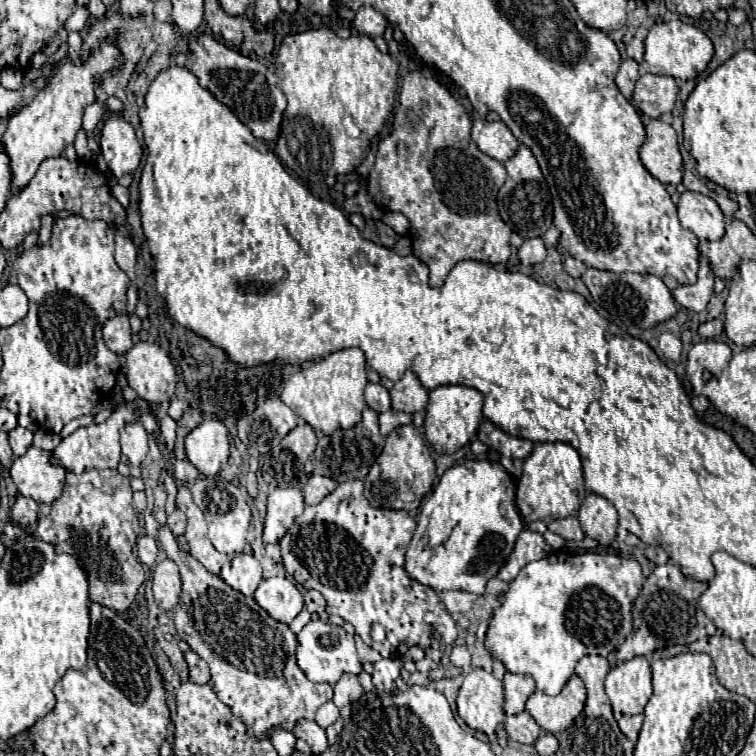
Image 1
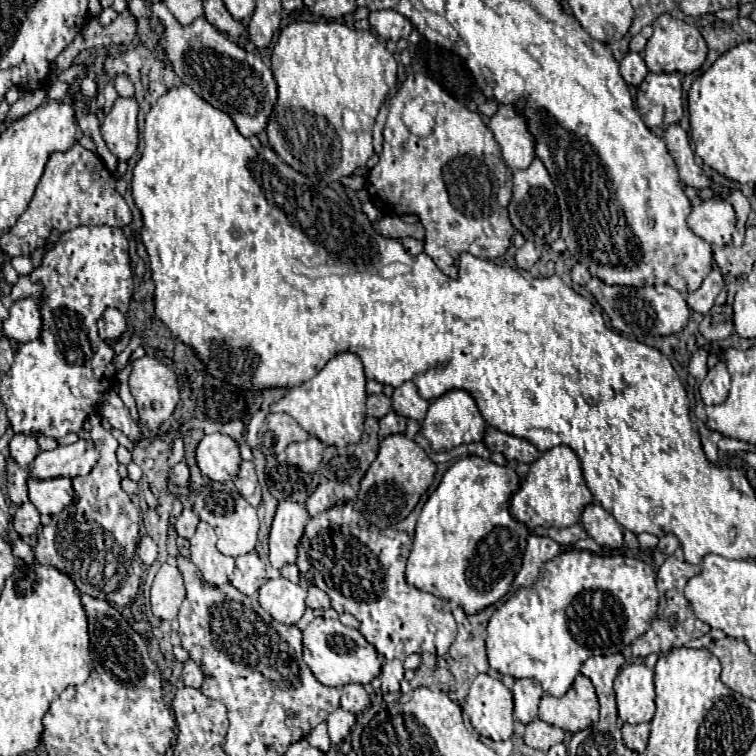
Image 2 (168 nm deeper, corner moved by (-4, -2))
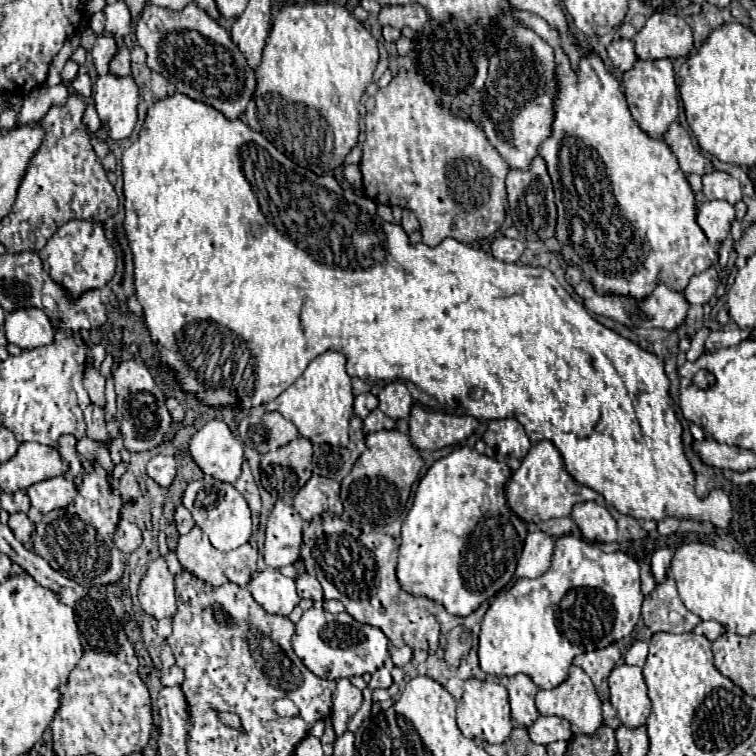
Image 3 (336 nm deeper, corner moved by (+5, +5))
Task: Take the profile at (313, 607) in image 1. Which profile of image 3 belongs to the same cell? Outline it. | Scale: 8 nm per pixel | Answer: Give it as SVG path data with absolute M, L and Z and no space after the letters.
M304 572L296 578L296 584L298 584L298 596L300 598L310 598L314 602L322 602L322 586L314 576Z

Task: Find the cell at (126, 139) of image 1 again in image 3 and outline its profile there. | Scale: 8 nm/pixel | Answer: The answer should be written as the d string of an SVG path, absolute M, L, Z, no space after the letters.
M100 76L94 84L94 102L102 126L108 128L110 140L124 140L136 124L138 88L130 76Z

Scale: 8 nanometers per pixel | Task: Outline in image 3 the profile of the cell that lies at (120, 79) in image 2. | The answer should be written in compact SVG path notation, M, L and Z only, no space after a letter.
M122 48L110 62L110 74L114 76L130 76L130 50Z

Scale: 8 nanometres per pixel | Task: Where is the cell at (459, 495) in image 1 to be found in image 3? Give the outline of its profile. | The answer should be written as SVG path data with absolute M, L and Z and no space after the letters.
M462 446L448 456L436 460L426 476L420 480L414 504L402 524L402 542L398 554L398 580L400 586L416 596L426 596L442 604L454 616L472 614L482 602L498 594L514 576L518 552L522 552L526 526L508 508L504 486L510 478L510 468L504 462L478 454L474 448Z

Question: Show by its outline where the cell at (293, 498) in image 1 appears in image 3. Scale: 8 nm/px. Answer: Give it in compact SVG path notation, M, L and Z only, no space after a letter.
M278 500L270 512L266 524L266 542L264 542L264 562L268 568L282 568L294 564L300 556L302 544L302 518L290 506Z

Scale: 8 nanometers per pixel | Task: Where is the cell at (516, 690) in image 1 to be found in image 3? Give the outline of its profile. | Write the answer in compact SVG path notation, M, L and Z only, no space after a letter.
M516 674L508 678L508 694L510 694L510 706L512 706L512 718L520 726L530 726L540 714L534 706L534 696L540 690L526 674Z

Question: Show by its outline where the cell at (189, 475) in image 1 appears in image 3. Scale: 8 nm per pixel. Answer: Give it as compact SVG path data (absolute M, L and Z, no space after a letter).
M154 456L148 466L146 472L152 480L156 480L160 486L170 486L174 476L176 476L176 460L172 456Z

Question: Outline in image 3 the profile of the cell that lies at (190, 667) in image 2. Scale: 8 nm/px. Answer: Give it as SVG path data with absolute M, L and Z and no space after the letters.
M174 664L174 666L170 666L168 670L162 672L160 682L162 682L164 686L180 686L180 684L184 682L184 670Z

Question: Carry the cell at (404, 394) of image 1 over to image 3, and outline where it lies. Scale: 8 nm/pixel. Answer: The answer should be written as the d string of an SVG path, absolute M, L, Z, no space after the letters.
M394 380L394 382L386 384L384 390L380 392L380 406L386 408L384 414L394 420L408 418L412 404L414 404L414 400L402 380Z

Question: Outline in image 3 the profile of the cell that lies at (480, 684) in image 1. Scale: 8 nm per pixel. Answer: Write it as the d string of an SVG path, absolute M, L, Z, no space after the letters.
M470 678L464 682L464 694L460 698L458 706L458 726L464 736L486 740L490 744L502 744L506 736L512 732L512 720L510 720L510 704L508 704L508 692L502 684L492 680L478 680Z

